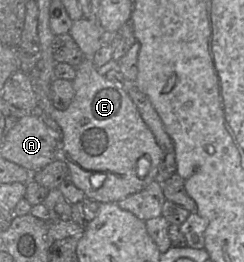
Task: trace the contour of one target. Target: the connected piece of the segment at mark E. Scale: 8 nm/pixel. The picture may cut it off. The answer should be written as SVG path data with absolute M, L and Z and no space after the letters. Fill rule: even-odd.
M85 58L76 67L76 76L72 81L74 98L67 109L56 109L49 96L49 88L37 87L38 113L48 115L57 122L61 129L58 157L69 169L69 179L82 190L88 199L100 203L118 202L129 195L145 189L158 180L162 160L162 150L154 134L142 119L127 88L116 85L99 74L91 58Z

